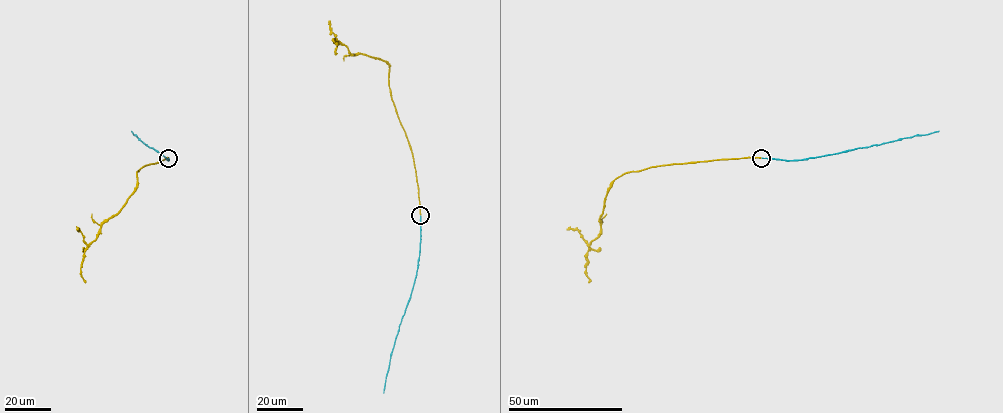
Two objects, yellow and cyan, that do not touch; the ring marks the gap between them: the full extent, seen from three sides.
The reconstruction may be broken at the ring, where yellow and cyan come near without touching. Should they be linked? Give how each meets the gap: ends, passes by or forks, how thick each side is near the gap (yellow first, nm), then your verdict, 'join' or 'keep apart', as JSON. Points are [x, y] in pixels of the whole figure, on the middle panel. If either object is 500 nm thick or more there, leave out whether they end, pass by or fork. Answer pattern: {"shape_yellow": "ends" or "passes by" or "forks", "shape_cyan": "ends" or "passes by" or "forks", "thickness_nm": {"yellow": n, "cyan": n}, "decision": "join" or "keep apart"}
{"shape_yellow": "ends", "shape_cyan": "ends", "thickness_nm": {"yellow": 240, "cyan": 200}, "decision": "join"}

